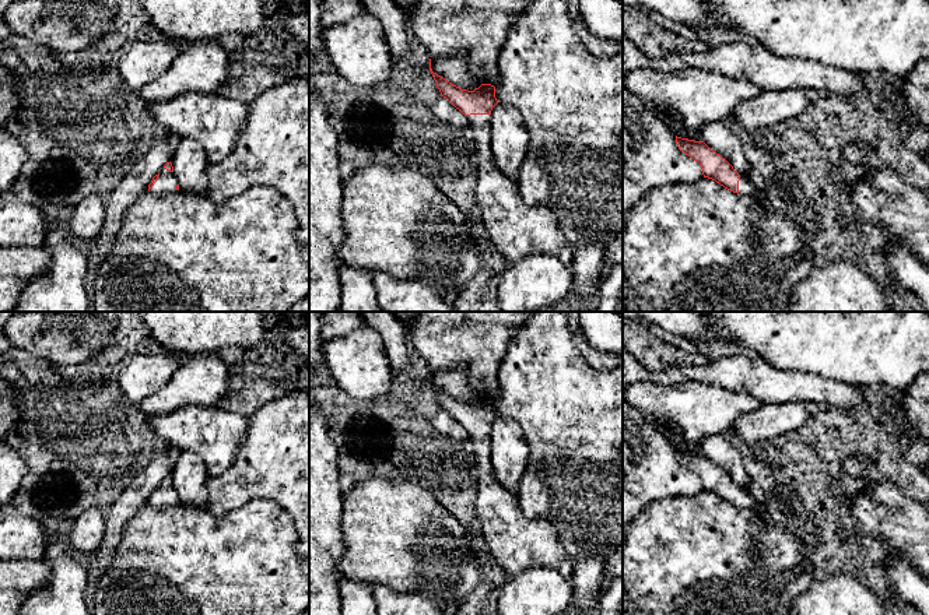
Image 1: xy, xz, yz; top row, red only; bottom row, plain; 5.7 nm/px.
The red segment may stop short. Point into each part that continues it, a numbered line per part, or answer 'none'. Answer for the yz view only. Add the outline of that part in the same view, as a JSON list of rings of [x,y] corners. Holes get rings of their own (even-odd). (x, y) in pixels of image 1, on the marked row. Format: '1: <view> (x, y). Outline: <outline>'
1: yz (746, 185). Outline: [[[751,172],[749,175],[740,175],[739,194],[750,194],[760,197],[760,190],[751,178]]]

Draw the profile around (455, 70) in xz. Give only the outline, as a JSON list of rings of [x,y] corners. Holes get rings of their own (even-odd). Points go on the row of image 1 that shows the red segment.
[[[463,56],[434,59],[431,60],[431,68],[462,89],[474,91],[481,84],[485,84],[469,71],[467,62]]]

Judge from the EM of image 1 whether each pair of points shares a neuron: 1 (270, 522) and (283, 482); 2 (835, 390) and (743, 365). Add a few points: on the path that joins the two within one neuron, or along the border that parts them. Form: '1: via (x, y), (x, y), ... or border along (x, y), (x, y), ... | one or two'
1: border along (244, 503), (252, 499), (272, 499), (294, 524) | two
2: via (813, 387), (771, 386), (766, 383) | one

